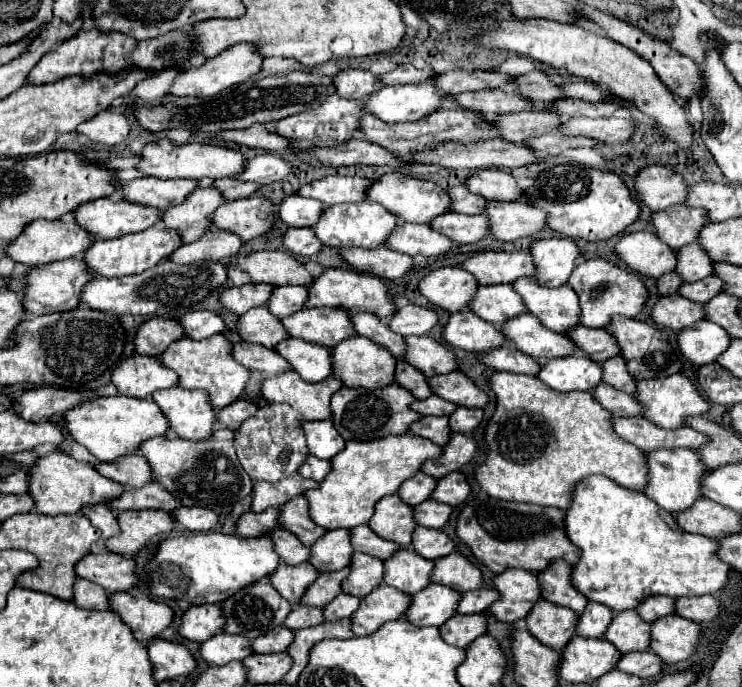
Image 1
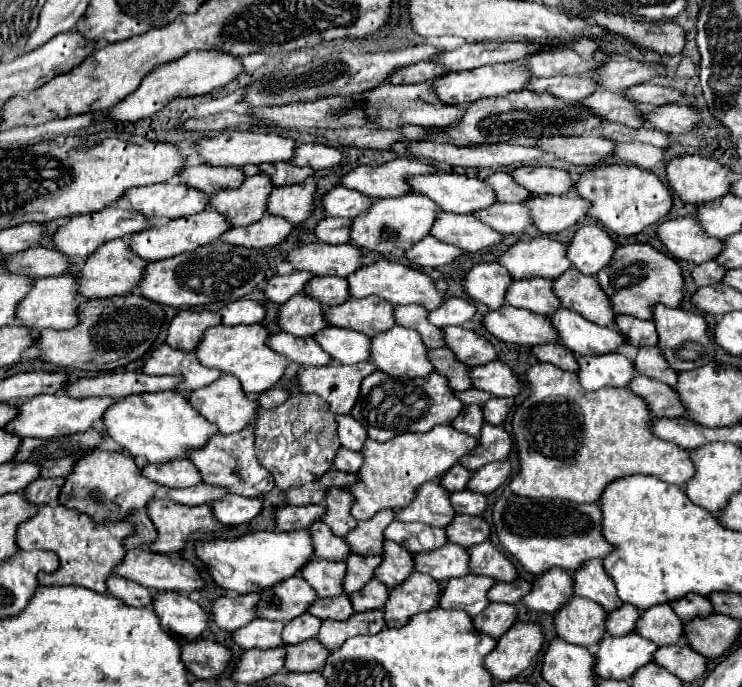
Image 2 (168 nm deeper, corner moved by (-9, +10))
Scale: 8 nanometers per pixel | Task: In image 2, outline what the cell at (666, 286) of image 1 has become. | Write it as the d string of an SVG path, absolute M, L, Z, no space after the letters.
M706 261L706 263L700 263L700 265L694 265L690 275L696 283L696 287L704 287L704 285L712 285L712 283L718 283L722 281L724 277L724 267L718 265L716 261Z

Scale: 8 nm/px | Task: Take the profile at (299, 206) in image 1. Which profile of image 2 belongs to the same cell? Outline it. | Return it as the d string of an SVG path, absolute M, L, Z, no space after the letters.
M334 187L324 197L320 197L320 205L326 215L330 217L356 217L356 213L364 213L368 209L370 197L364 197L362 193L344 189L344 187Z

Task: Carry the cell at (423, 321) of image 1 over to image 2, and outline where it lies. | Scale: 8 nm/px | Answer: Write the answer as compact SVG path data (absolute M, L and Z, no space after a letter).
M448 299L438 309L428 313L428 321L436 327L462 325L462 323L470 321L474 313L476 313L476 307L470 301L466 301L466 299Z

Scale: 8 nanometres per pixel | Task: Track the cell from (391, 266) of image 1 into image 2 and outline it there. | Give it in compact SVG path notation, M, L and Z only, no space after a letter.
M424 237L420 239L416 245L412 245L404 257L414 265L414 267L420 267L420 269L426 269L426 267L440 267L444 263L450 263L452 259L456 259L462 251L456 249L454 245L448 245L448 243L442 243L434 237Z

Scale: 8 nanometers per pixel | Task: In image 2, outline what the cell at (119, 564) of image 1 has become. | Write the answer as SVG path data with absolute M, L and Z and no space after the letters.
M130 549L126 551L124 559L114 567L114 575L120 575L128 581L140 583L154 591L196 591L204 587L204 579L198 575L198 569L180 559L176 553L154 553L148 549Z

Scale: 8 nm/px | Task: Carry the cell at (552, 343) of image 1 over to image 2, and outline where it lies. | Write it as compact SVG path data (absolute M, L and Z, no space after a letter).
M556 309L550 317L552 327L560 339L560 345L570 349L578 355L596 355L596 353L610 353L618 345L626 343L626 339L614 327L600 327L584 321L578 313L570 309Z

